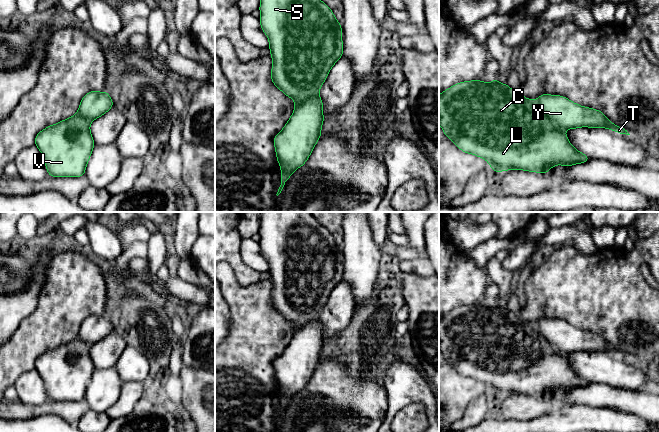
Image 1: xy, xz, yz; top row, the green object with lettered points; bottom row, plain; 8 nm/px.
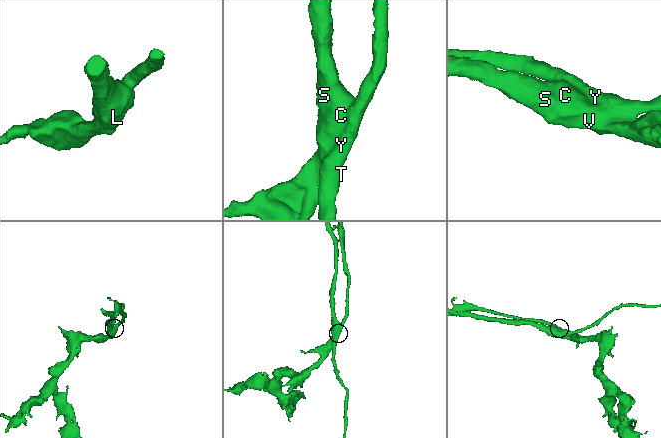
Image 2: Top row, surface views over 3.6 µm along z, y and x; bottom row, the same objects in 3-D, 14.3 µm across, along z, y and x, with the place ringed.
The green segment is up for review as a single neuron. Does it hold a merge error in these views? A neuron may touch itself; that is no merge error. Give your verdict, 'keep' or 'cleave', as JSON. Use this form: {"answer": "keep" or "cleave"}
{"answer": "keep"}

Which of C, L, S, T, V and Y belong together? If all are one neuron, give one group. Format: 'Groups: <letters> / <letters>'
Groups: C L S T V Y

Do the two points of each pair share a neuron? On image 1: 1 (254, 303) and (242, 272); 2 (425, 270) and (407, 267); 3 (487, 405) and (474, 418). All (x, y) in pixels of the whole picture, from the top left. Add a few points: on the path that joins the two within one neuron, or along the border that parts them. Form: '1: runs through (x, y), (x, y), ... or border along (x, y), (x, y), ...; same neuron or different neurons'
1: border along (232, 269), (242, 286), (261, 280); different neurons
2: runs through (421, 267), (411, 267); same neuron
3: runs through (484, 408), (477, 415); same neuron

